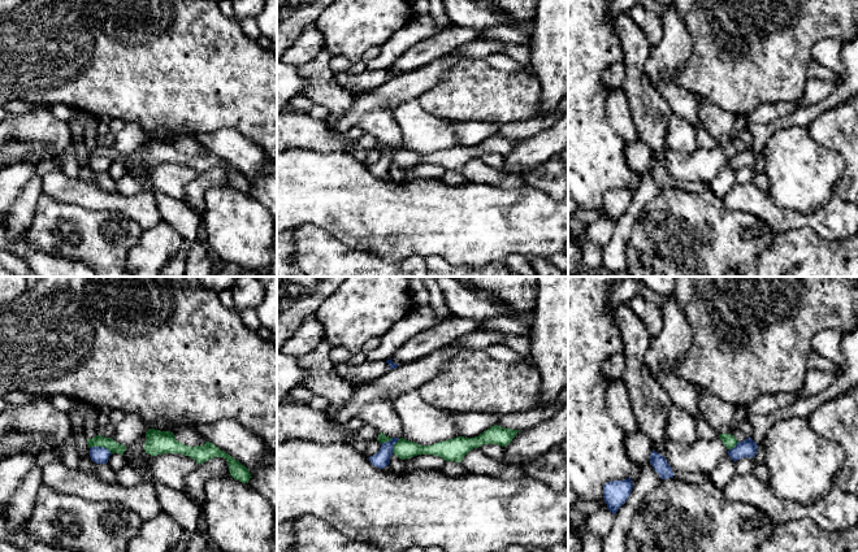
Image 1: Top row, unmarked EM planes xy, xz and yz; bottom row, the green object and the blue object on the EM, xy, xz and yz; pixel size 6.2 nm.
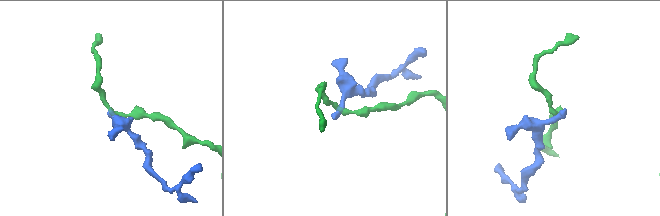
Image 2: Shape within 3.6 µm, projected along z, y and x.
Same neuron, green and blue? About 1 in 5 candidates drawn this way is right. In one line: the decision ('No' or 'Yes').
No

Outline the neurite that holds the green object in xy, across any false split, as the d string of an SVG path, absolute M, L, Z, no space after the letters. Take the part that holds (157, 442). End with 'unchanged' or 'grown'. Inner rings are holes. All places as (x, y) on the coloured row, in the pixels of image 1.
M148 429L146 438L144 451L147 455L181 453L194 458L199 465L213 457L224 457L228 461L230 475L234 479L248 483L251 478L251 473L244 465L213 443L205 442L203 445L190 447L179 443L173 433L155 429Z; unchanged

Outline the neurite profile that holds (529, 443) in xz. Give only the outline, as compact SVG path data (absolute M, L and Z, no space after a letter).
M568 400L549 420L533 427L520 430L504 447L502 462L514 465L529 461L559 445L568 436Z

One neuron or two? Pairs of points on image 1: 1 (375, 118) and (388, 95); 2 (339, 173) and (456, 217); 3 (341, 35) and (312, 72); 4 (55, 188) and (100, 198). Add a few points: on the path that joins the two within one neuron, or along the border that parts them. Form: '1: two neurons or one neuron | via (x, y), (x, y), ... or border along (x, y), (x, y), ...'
1: one neuron | via (375, 113), (375, 108), (382, 100)
2: one neuron | via (368, 201), (384, 217), (428, 217)
3: two neurons | border along (324, 48), (332, 55)
4: one neuron | via (66, 190), (74, 190), (89, 196)

